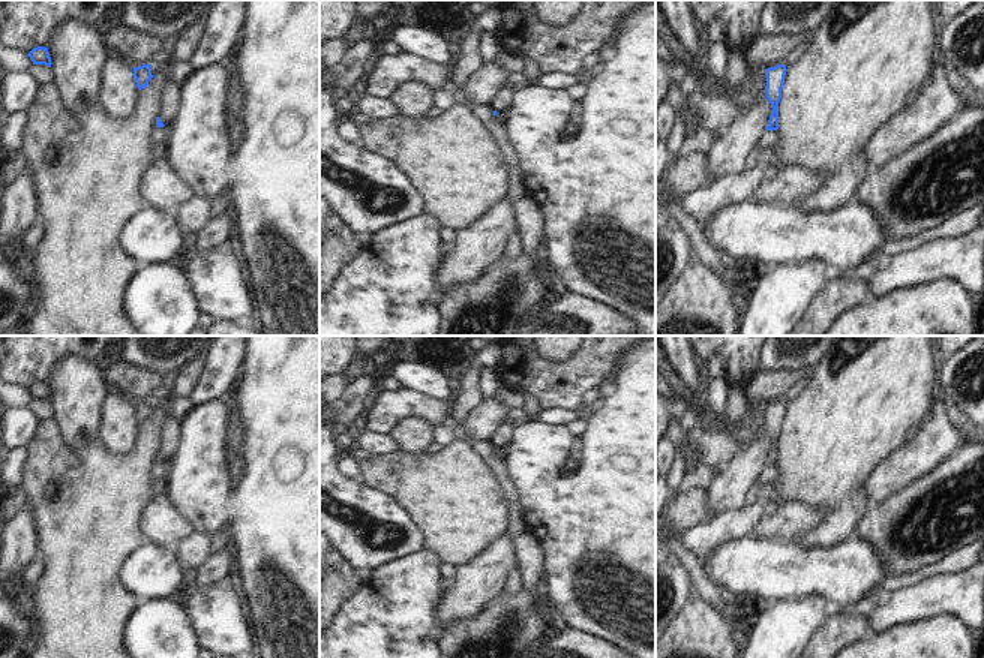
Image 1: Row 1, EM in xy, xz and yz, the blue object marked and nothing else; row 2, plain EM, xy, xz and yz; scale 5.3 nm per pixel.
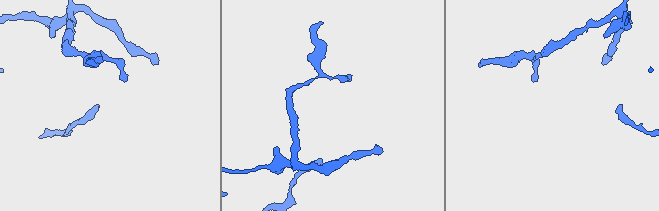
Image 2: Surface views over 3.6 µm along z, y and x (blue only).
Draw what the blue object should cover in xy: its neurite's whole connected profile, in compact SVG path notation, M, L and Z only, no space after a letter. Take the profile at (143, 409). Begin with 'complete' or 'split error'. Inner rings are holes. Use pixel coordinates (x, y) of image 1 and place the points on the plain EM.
complete | M142 400L142 402L134 403L134 414L138 426L147 423L148 417L153 414L152 402Z

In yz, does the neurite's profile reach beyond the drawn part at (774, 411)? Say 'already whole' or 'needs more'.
already whole

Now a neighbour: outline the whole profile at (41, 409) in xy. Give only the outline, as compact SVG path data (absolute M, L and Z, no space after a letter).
M32 400L27 406L36 421L52 418L51 403L45 400Z

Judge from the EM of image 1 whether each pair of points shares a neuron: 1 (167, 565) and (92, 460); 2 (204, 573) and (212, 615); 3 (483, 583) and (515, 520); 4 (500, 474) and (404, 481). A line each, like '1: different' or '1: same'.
1: different
2: different
3: different
4: different

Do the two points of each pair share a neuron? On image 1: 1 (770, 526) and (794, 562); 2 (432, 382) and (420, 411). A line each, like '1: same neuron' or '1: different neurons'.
1: different neurons
2: different neurons

